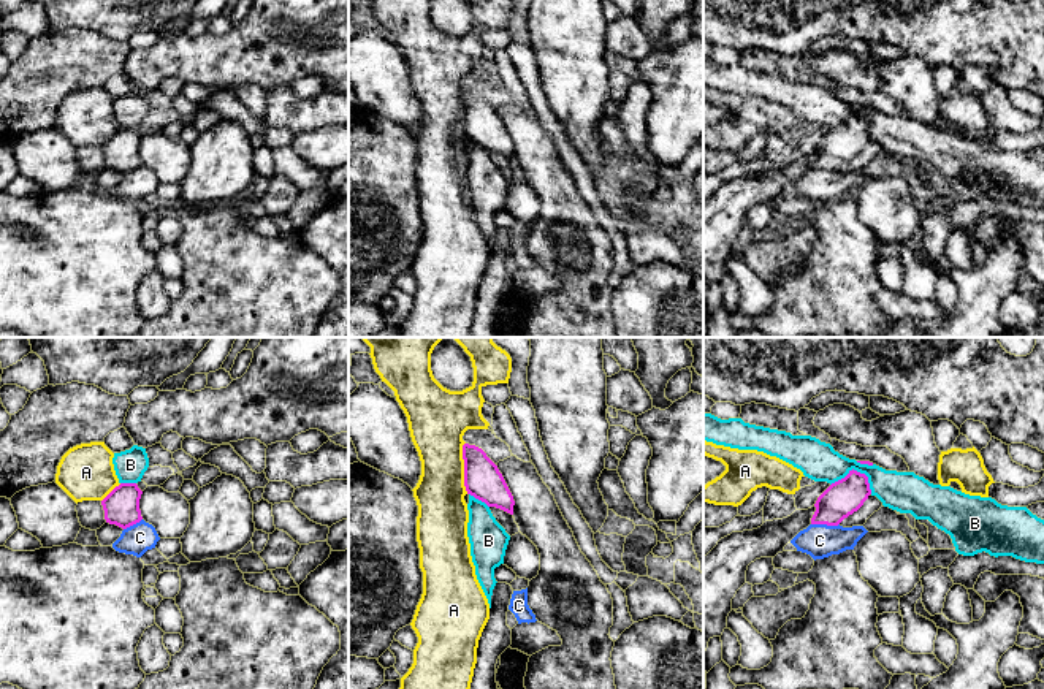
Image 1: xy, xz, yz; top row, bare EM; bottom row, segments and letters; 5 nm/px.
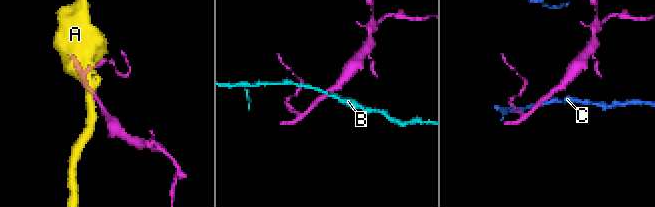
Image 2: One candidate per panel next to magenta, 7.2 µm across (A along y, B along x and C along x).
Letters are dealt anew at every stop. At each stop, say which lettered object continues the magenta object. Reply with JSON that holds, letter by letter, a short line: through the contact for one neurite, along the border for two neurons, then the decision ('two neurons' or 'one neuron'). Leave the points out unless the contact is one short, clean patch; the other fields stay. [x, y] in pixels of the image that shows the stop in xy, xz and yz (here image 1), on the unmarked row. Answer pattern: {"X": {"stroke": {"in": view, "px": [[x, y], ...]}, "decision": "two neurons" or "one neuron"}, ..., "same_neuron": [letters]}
{"A": {"decision": "two neurons"}, "B": {"stroke": {"in": "yz", "px": [[830, 130], [856, 114], [867, 122], [872, 138]]}, "decision": "two neurons"}, "C": {"decision": "two neurons"}, "same_neuron": []}

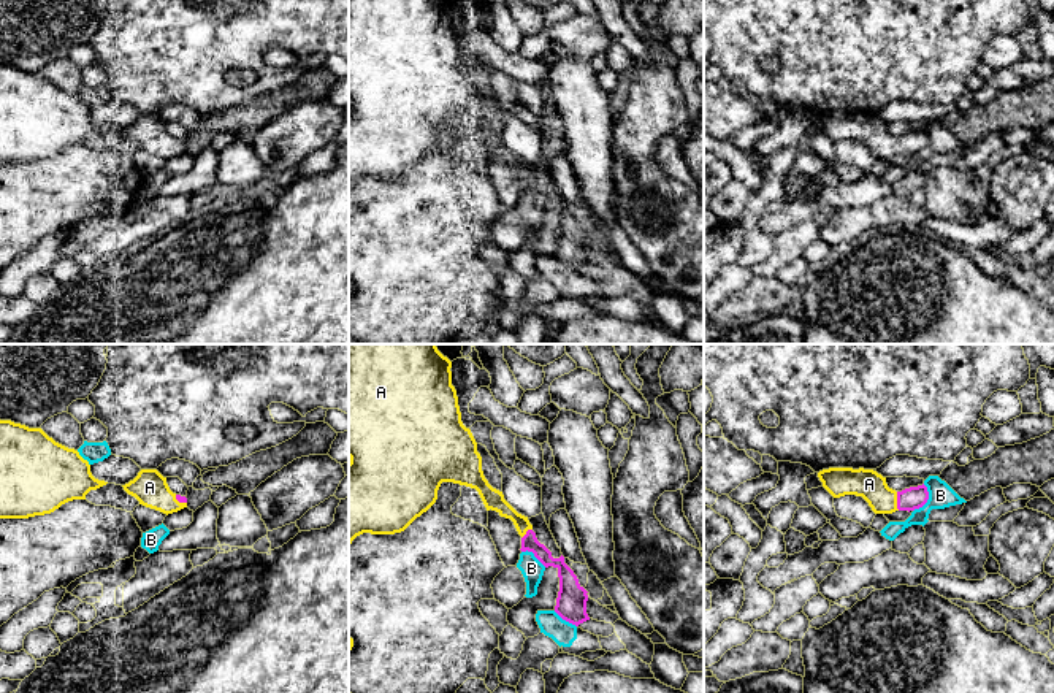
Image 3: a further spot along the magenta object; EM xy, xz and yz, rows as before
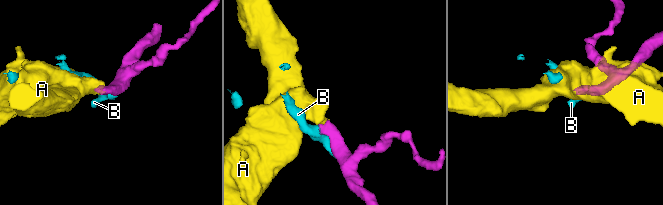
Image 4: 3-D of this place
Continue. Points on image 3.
{"A": {"stroke": {"in": "yz", "px": [[912, 143], [897, 146], [886, 146], [869, 129]]}, "decision": "one neuron"}, "B": {"decision": "two neurons"}, "same_neuron": ["A"]}

